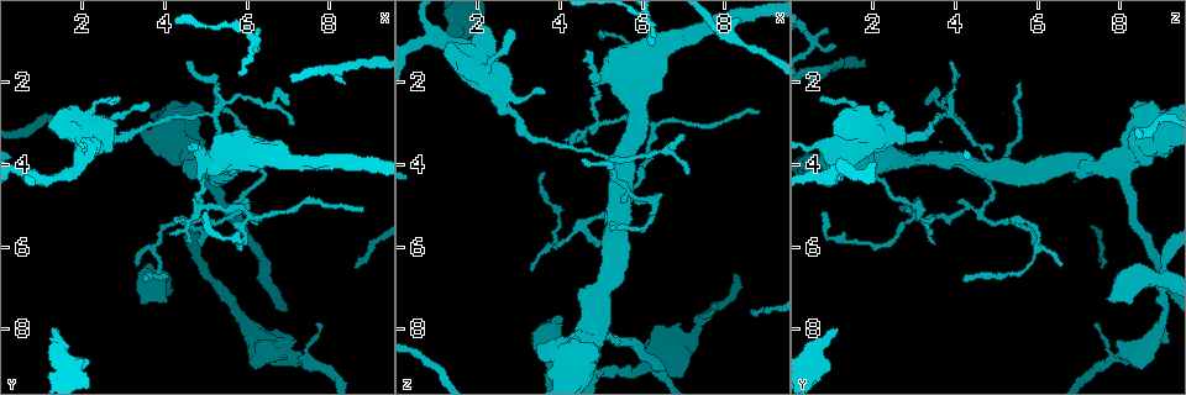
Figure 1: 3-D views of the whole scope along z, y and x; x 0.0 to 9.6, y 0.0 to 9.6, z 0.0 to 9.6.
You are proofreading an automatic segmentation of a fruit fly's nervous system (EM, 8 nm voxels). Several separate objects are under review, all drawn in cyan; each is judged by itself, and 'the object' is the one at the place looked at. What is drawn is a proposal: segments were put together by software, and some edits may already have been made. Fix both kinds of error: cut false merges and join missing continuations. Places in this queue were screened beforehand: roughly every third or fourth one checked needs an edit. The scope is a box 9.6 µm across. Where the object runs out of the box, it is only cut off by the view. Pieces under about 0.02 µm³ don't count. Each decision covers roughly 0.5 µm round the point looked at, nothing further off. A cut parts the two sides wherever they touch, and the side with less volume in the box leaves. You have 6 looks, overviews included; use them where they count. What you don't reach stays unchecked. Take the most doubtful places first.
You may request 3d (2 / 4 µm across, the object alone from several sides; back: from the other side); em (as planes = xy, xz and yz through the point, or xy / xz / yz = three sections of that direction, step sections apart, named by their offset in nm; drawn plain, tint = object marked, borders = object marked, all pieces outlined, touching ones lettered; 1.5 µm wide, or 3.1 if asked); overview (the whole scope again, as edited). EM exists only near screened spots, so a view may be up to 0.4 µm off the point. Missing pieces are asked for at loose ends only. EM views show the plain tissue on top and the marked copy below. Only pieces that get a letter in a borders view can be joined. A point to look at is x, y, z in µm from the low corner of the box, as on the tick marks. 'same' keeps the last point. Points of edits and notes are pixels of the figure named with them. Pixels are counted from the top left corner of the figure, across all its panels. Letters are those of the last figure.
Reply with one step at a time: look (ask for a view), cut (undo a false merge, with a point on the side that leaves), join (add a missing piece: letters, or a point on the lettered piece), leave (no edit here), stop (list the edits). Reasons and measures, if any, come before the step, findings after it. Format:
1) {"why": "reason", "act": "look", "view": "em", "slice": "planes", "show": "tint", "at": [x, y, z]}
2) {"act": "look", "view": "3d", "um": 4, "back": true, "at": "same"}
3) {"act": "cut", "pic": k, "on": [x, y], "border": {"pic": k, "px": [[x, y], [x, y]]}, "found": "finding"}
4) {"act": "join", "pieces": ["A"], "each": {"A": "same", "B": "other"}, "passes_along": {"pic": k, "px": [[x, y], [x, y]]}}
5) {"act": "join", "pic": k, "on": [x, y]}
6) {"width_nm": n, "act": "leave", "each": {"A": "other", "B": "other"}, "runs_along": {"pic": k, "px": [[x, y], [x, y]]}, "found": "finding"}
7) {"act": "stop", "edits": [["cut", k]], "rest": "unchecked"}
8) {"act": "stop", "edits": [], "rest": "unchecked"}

{"why": "sudden change in width", "act": "look", "view": "3d", "um": 4, "at": [4.90, 4.15, 2.00]}

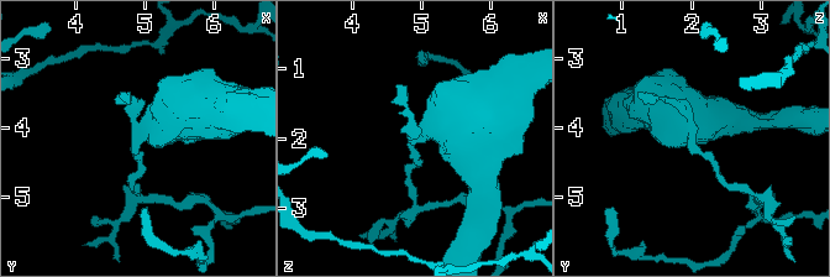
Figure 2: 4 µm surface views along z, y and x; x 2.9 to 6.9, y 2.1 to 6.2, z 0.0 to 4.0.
{"why": "need the tissue", "act": "look", "view": "em", "slice": "planes", "show": "borders", "at": [4.85, 4.20, 2.00]}

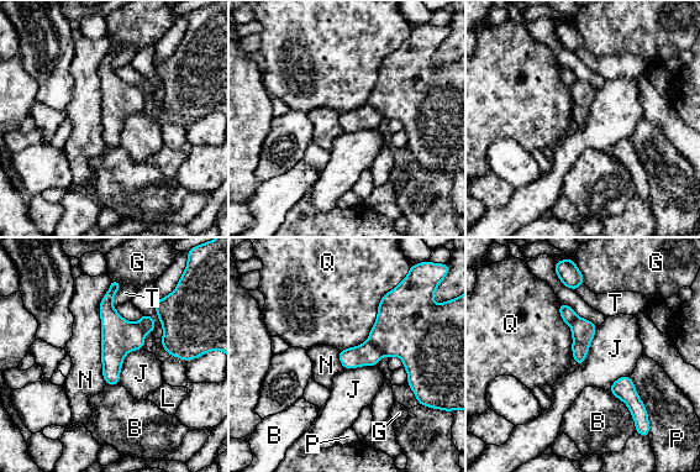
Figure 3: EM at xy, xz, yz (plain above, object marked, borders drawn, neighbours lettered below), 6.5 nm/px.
{"width_nm": 130, "act": "leave", "each": {"B": "other", "G": "other", "J": "other", "L": "other", "N": "other", "P": "other", "Q": "other", "T": "other"}, "found": "all the same cell"}

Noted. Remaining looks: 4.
{"why": "abrupt turn", "act": "look", "view": "3d", "um": 4, "at": [6.05, 5.10, 3.00]}

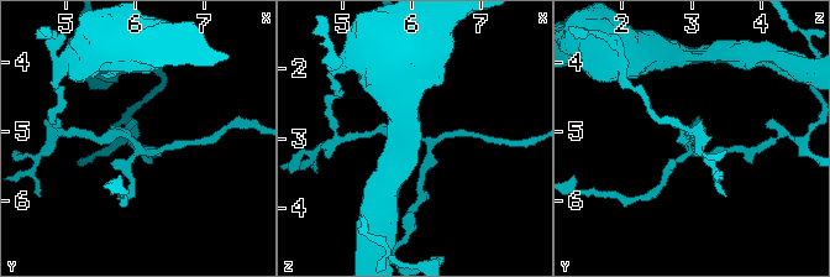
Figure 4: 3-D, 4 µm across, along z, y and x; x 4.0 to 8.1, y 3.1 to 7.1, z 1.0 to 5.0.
{"act": "look", "view": "em", "slice": "xz", "step": 4, "show": "tint", "at": [6.05, 5.15, 2.95]}

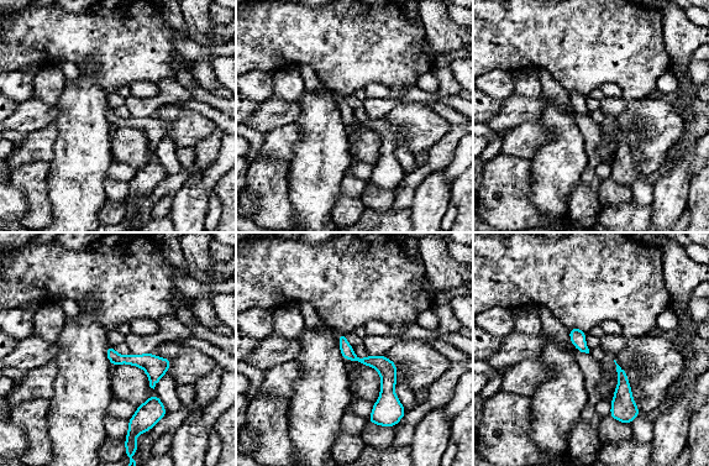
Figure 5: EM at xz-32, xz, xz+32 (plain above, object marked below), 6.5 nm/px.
{"act": "look", "view": "em", "slice": "planes", "show": "borders", "at": "same"}

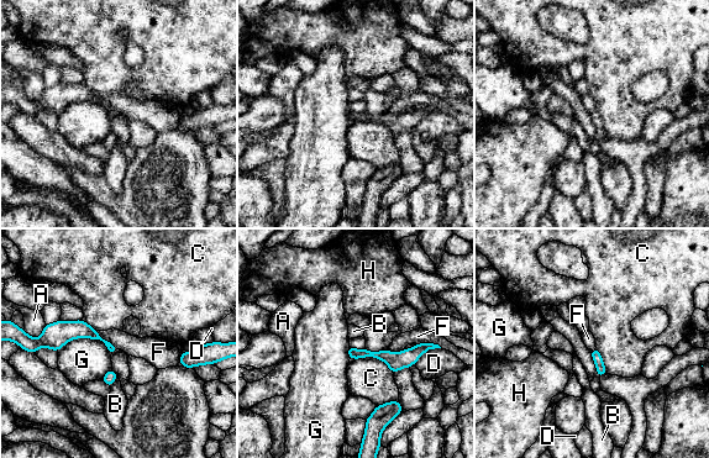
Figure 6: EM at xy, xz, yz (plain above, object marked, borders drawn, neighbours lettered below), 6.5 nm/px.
{"longest_contact_nm": ["G", 360], "act": "leave", "each": {"A": "other", "B": "other", "C": "other", "D": "other", "F": "other", "G": "other", "H": "other"}, "found": "all the same cell"}

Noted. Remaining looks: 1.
{"act": "stop", "edits": [], "rest": "unchecked"}

